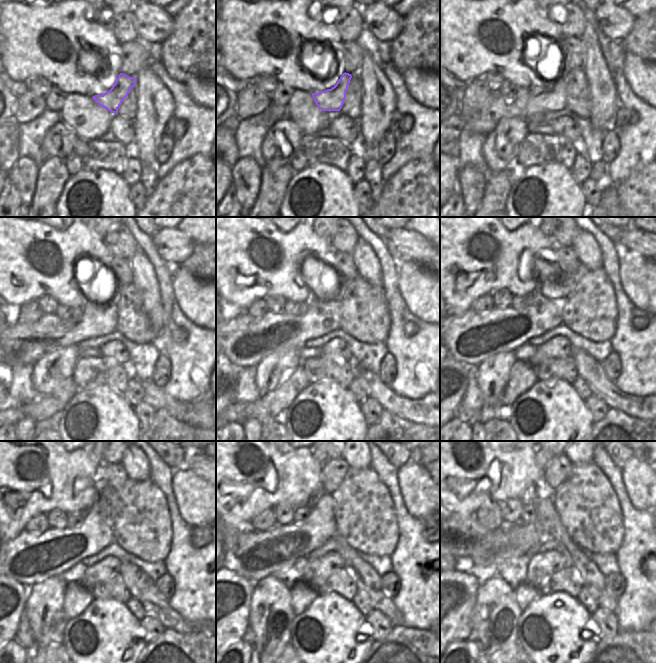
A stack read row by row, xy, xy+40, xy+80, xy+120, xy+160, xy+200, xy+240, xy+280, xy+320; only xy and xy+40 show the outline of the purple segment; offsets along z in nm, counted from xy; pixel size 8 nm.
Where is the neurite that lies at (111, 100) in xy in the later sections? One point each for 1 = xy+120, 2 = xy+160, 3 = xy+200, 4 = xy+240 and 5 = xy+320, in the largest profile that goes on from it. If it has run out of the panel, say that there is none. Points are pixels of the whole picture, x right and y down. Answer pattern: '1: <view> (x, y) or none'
1: xy+120 (23, 343)
2: xy+160 (245, 340)
3: xy+200 (471, 338)
4: xy+240 (30, 558)
5: xy+320 (508, 541)

